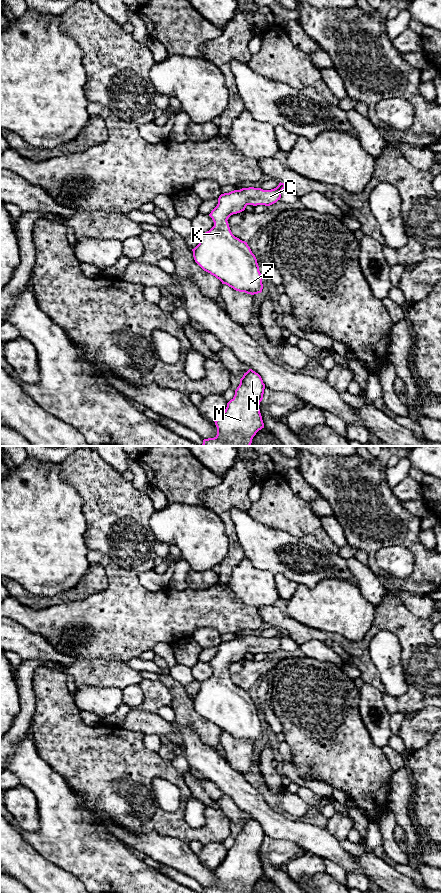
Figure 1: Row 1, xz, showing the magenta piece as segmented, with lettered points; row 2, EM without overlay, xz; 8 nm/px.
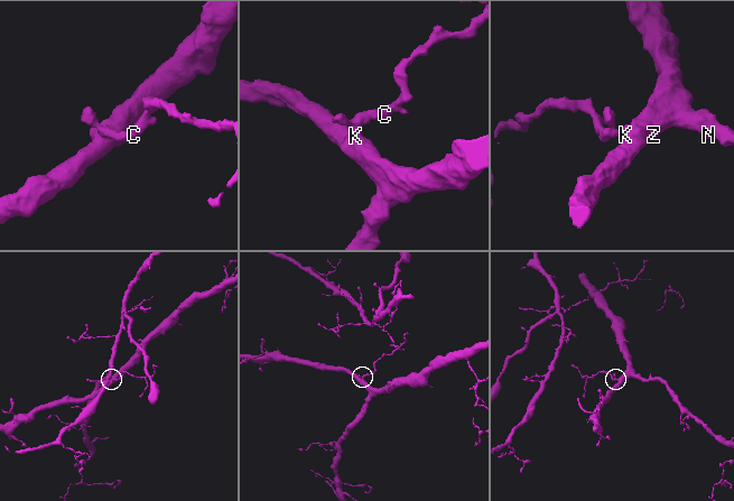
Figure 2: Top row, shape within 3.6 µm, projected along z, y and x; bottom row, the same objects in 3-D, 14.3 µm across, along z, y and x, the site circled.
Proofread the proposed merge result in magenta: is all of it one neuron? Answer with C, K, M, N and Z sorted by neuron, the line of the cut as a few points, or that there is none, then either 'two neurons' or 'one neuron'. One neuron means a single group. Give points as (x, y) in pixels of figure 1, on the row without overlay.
groups C K M N Z; cut none; one neuron

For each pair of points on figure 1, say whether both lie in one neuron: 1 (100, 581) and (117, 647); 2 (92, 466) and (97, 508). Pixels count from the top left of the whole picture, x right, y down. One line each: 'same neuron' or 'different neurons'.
1: different neurons
2: same neuron

